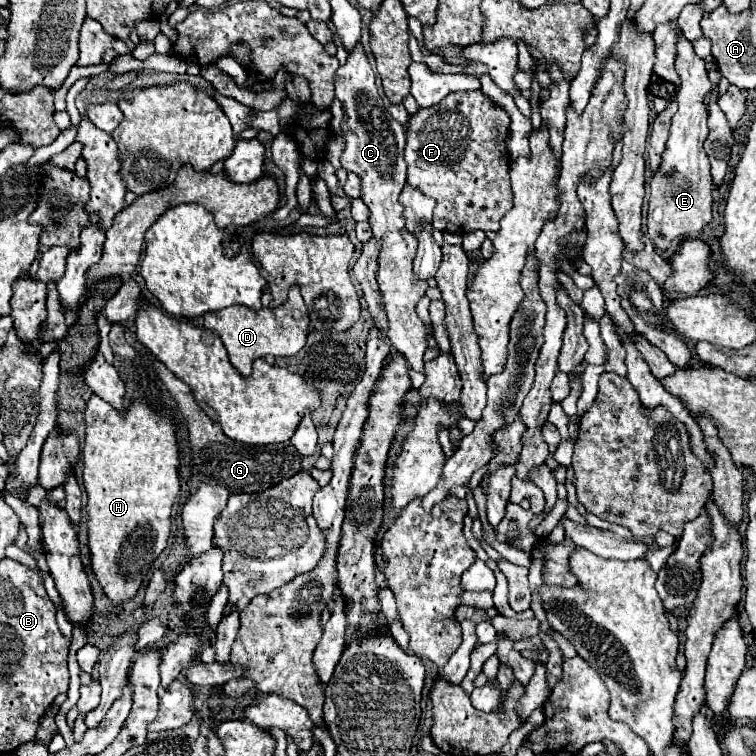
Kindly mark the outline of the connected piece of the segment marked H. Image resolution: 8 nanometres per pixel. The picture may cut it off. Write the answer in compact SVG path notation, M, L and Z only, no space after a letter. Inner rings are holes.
M91 395L85 409L83 483L87 489L87 529L91 569L111 603L135 599L153 561L167 547L171 535L171 509L179 493L179 453L175 427L169 419L135 401L125 417ZM89 407L105 407L107 415L89 417ZM89 423L95 423L89 424Z

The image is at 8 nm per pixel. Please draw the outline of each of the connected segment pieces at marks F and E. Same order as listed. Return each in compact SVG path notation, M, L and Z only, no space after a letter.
M481 91L451 93L441 103L419 109L409 117L405 125L405 161L407 161L407 185L417 187L423 195L437 201L433 211L433 229L443 233L467 235L471 231L499 231L501 217L511 209L509 187L509 153L505 149L505 137L509 131L509 115L487 99Z
M683 33L677 35L677 57L675 69L681 77L681 87L677 91L679 109L671 121L671 135L665 145L665 155L661 155L661 167L651 177L651 197L649 197L649 237L659 249L667 249L679 235L699 233L711 221L711 171L709 157L703 149L707 137L707 107L703 103L711 89L711 81L705 71L703 59L693 53L691 41Z

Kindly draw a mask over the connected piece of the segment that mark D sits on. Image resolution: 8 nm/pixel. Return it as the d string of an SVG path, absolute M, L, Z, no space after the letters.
M263 293L261 295L263 307L259 311L253 311L253 309L241 307L241 305L233 305L233 307L225 307L225 309L217 311L217 315L215 315L215 311L203 315L205 327L219 333L219 337L229 353L231 365L243 377L251 375L251 365L255 359L265 357L265 355L291 357L305 345L309 317L307 317L305 305L301 301L301 295L297 293L297 307L293 307L293 311L285 308L285 302L279 307L271 309L271 301L273 301L273 297L269 293Z

